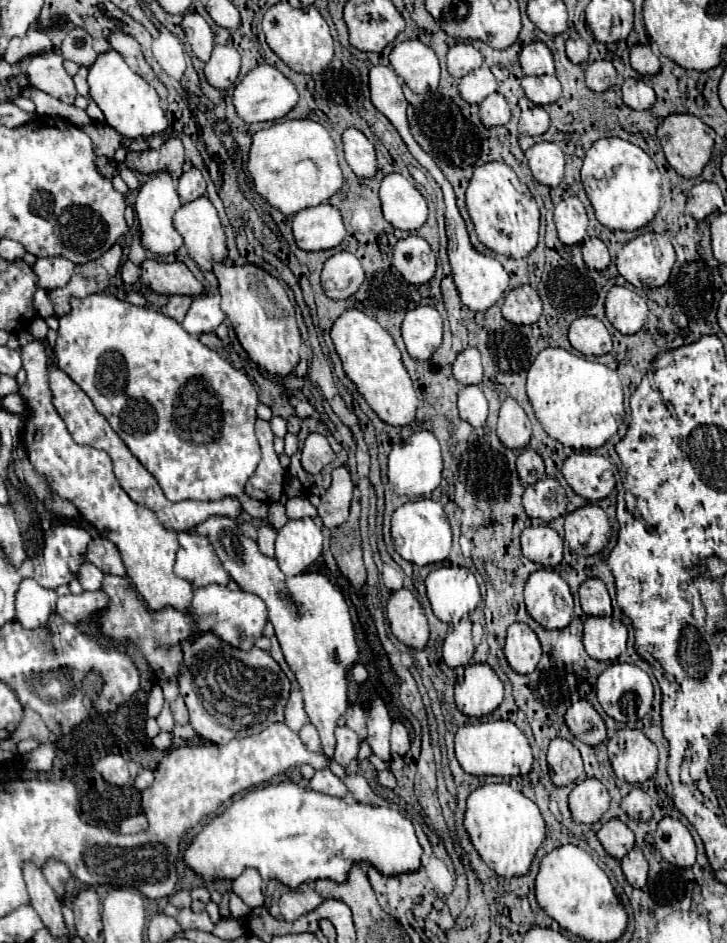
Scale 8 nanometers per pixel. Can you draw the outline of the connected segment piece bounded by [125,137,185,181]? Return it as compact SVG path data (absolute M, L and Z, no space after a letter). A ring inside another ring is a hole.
M169 139L163 143L161 149L147 149L147 151L129 151L125 165L139 173L157 173L157 171L169 171L171 177L177 181L181 177L181 169L185 163L183 143L181 139Z

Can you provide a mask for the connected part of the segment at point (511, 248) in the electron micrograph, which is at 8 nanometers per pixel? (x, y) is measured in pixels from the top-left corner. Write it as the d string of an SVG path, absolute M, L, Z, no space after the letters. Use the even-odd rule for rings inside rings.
M493 161L477 167L467 187L467 211L475 225L475 233L485 247L515 259L525 257L535 249L539 233L539 207L527 185L517 179L509 165Z

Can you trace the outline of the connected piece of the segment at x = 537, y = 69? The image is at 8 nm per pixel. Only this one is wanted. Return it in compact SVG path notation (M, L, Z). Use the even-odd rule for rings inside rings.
M533 41L525 45L519 61L521 61L521 69L525 75L555 75L553 53L541 41Z

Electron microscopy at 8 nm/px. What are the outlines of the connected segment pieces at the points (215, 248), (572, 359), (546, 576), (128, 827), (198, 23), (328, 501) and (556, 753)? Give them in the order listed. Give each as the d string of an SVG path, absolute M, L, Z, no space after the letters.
M205 195L181 205L173 217L173 225L183 235L185 249L201 271L211 271L213 261L223 261L227 257L225 229L217 209Z
M559 347L543 349L537 355L535 363L531 365L531 369L527 373L527 395L529 395L529 403L535 411L535 417L543 425L545 433L549 437L557 439L559 443L573 447L573 449L597 449L597 447L601 447L609 437L613 437L617 433L619 419L625 417L623 387L621 387L617 373L613 369L601 365L601 363L587 361L585 357L573 355L573 353L559 349Z
M539 569L527 579L525 605L545 629L563 629L573 619L573 593L555 571Z
M135 815L135 817L127 817L123 819L119 831L125 833L125 835L131 835L131 833L141 833L147 829L147 819L143 815Z
M185 13L181 27L187 35L187 41L195 57L199 57L201 61L207 61L213 51L213 31L207 25L207 21L199 13Z
M347 467L333 469L333 483L327 493L321 497L321 505L317 507L319 517L325 527L337 527L349 517L349 503L353 497L353 481Z
M553 739L547 751L551 781L561 787L575 783L583 775L583 761L579 749L567 739Z

